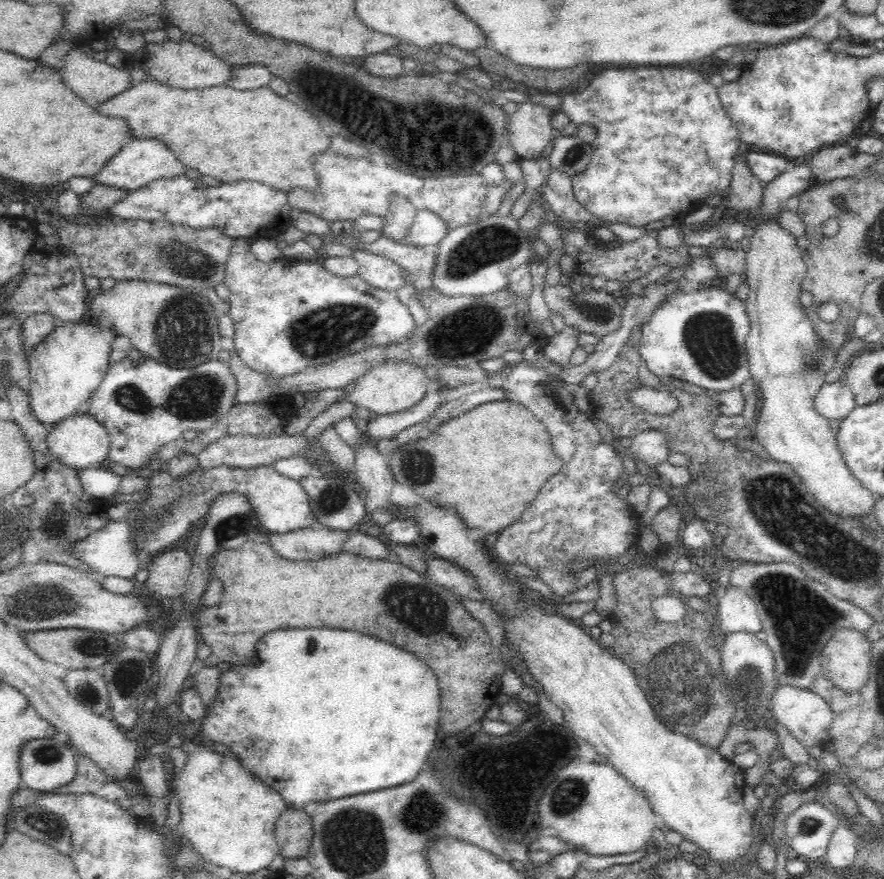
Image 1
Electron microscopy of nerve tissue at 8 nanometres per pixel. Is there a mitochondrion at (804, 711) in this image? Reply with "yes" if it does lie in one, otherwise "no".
no

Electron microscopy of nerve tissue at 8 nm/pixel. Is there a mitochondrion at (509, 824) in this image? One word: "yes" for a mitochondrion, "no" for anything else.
no

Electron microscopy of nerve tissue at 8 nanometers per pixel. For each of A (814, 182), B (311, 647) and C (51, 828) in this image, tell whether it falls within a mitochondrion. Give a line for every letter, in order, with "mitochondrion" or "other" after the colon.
A: other
B: other
C: mitochondrion

